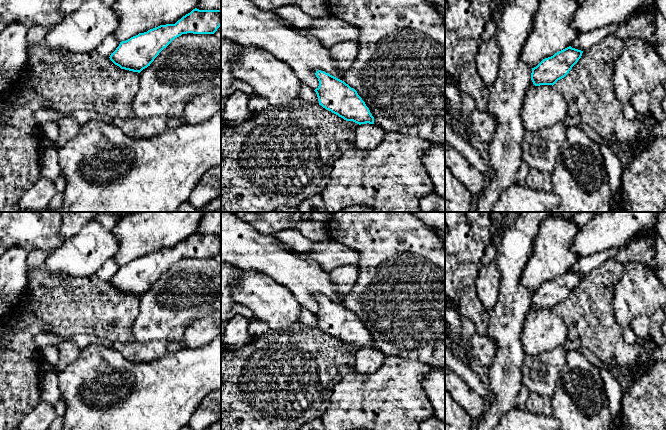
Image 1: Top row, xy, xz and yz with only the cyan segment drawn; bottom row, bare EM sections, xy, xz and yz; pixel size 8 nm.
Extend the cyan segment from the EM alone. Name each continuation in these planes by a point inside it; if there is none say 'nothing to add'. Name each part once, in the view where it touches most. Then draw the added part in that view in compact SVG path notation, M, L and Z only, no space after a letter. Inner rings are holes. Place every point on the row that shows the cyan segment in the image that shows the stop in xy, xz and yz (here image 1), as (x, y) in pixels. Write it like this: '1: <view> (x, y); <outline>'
nothing to add

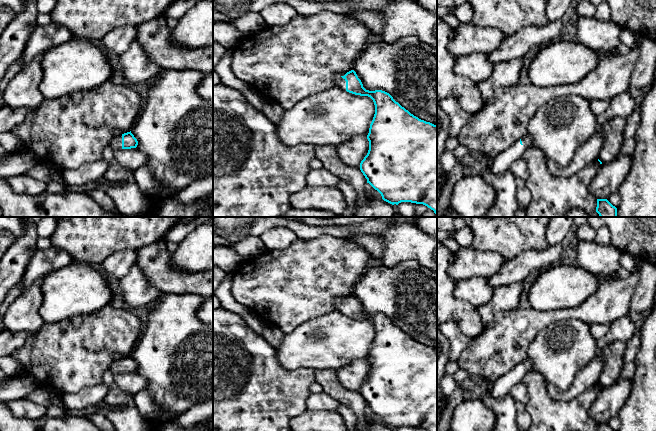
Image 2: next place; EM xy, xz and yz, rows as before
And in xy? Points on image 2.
1: xy (116, 143); M118 135L114 137L110 141L109 146L111 147L114 153L121 150L122 149L122 135Z

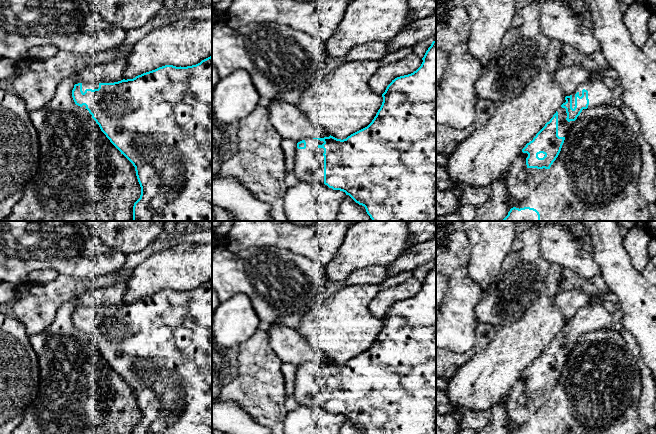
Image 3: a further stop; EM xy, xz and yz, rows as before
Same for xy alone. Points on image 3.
1: xy (85, 86); M82 83L82 91L85 92L86 89L98 89L99 83Z

